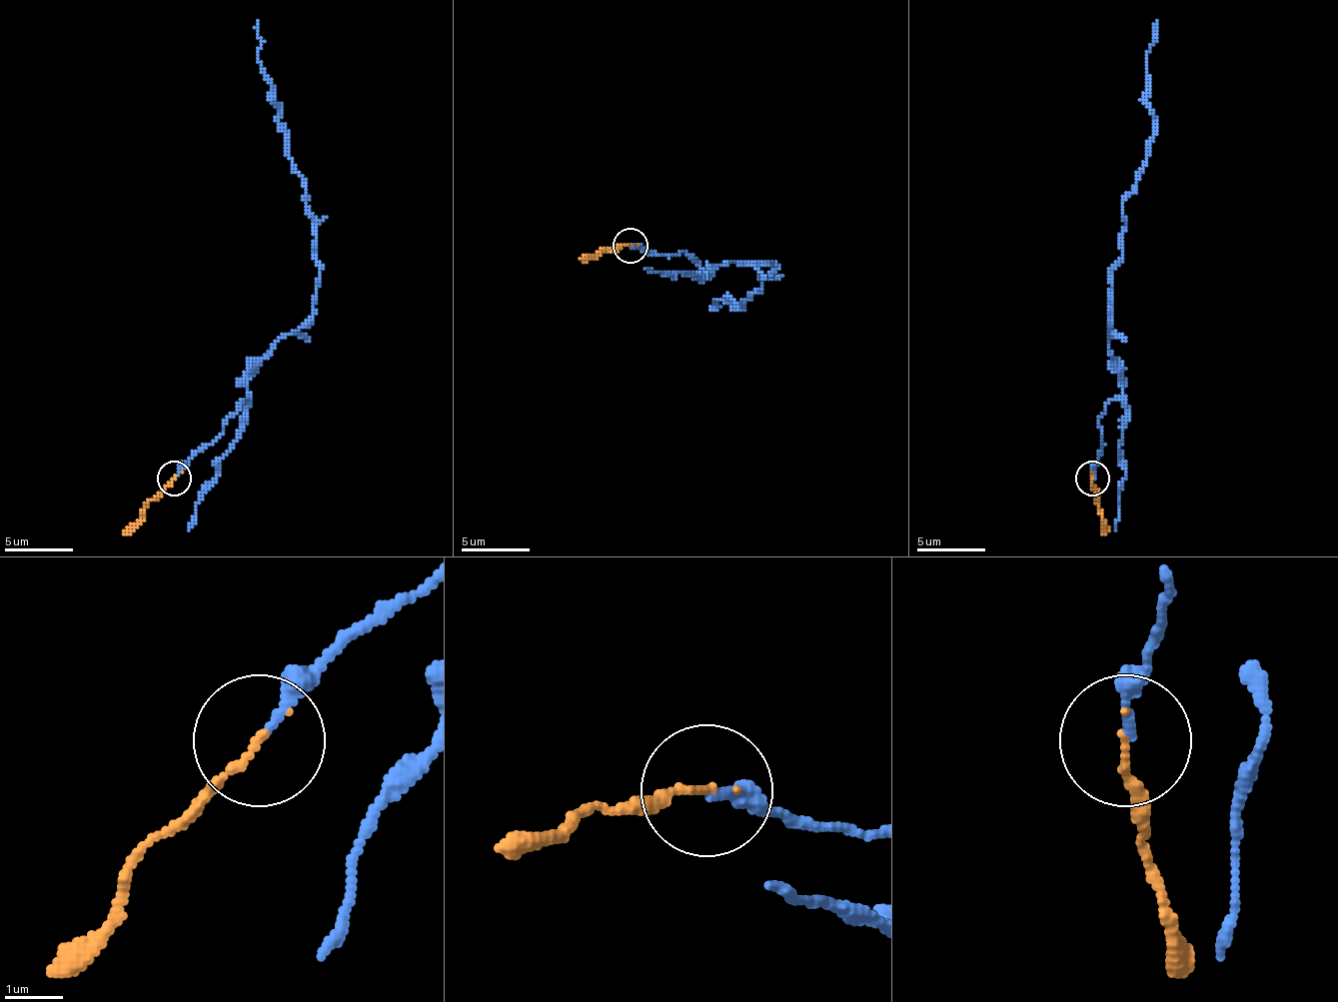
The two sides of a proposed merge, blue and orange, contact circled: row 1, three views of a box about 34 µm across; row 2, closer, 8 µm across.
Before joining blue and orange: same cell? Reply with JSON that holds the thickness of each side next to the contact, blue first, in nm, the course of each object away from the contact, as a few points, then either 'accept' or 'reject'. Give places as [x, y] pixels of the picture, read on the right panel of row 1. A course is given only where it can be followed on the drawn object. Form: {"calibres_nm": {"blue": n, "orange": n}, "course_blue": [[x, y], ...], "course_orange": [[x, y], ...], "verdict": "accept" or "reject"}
{"calibres_nm": {"blue": 140, "orange": 140}, "course_blue": [[1091, 476], [1098, 417], [1122, 393], [1108, 348], [1112, 265], [1122, 200], [1150, 155], [1157, 21]], "course_orange": [[1091, 479], [1105, 533]], "verdict": "accept"}

